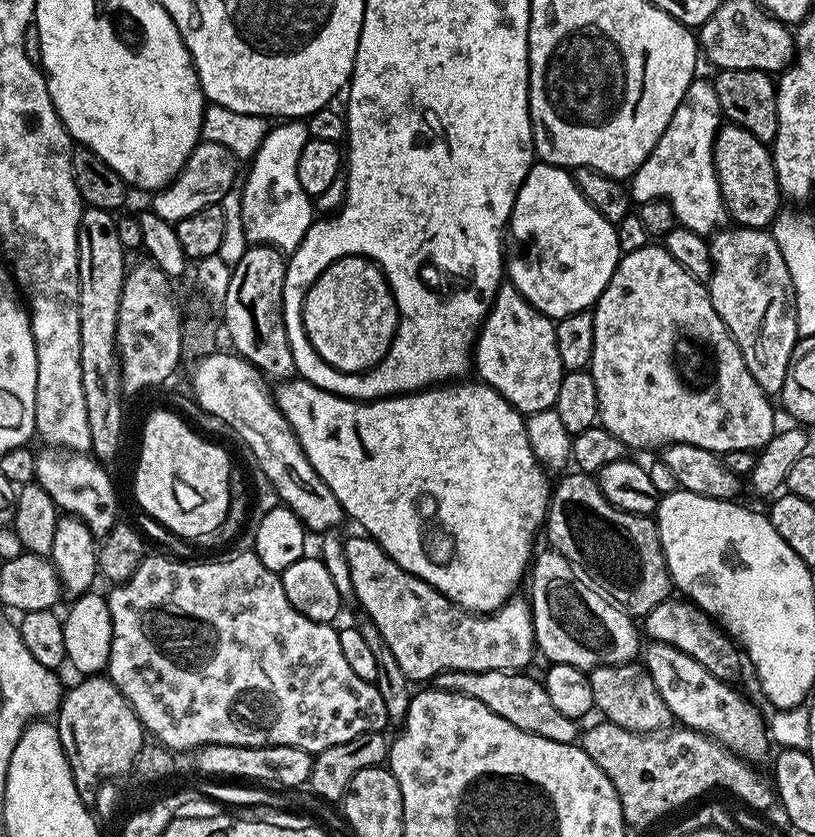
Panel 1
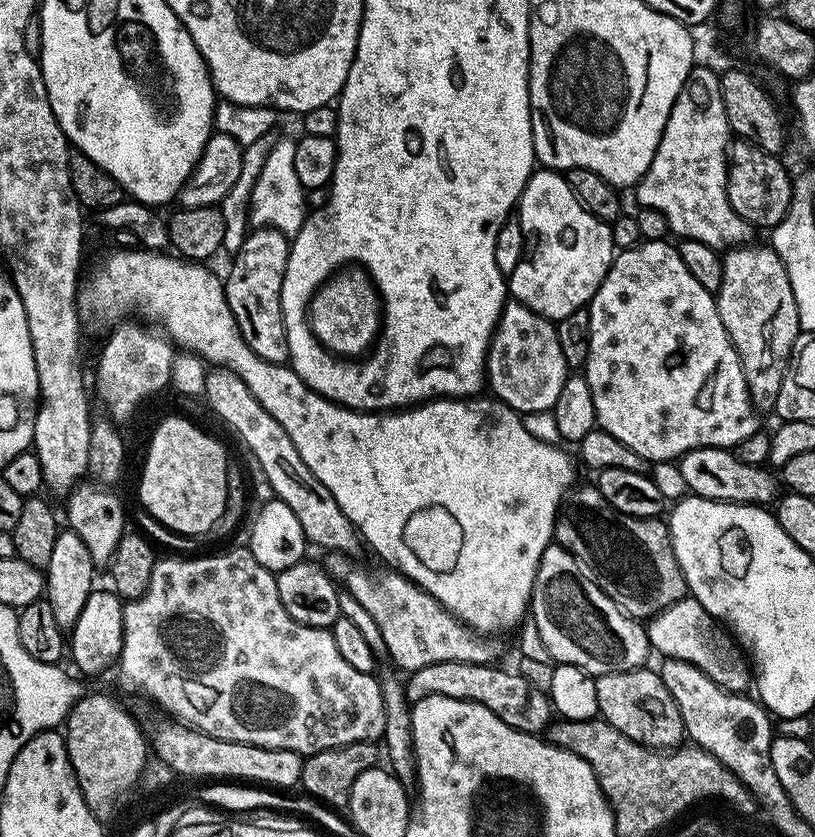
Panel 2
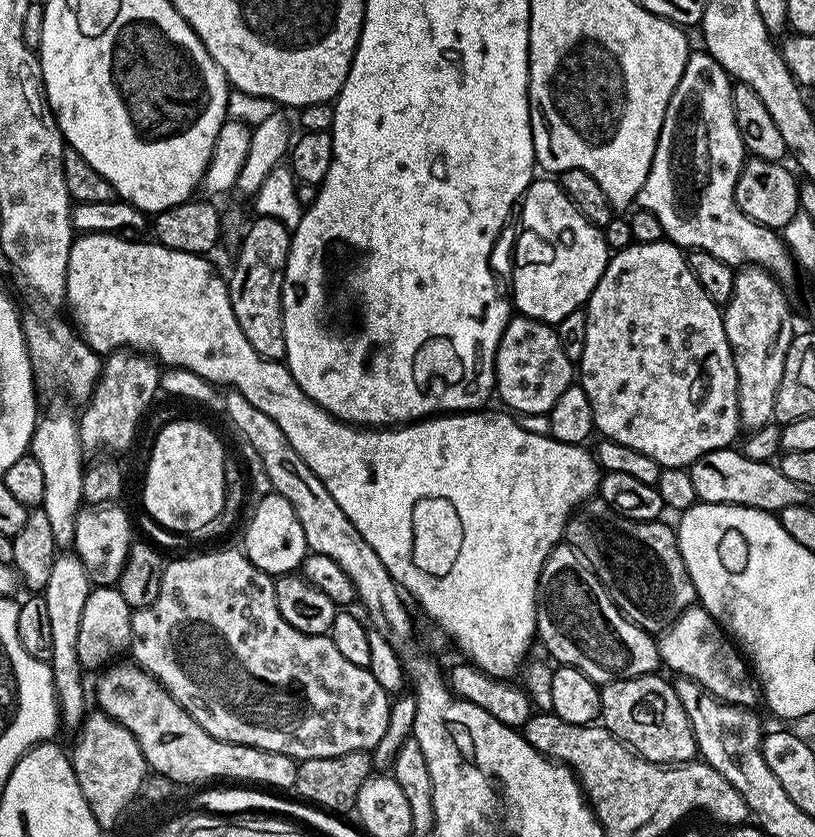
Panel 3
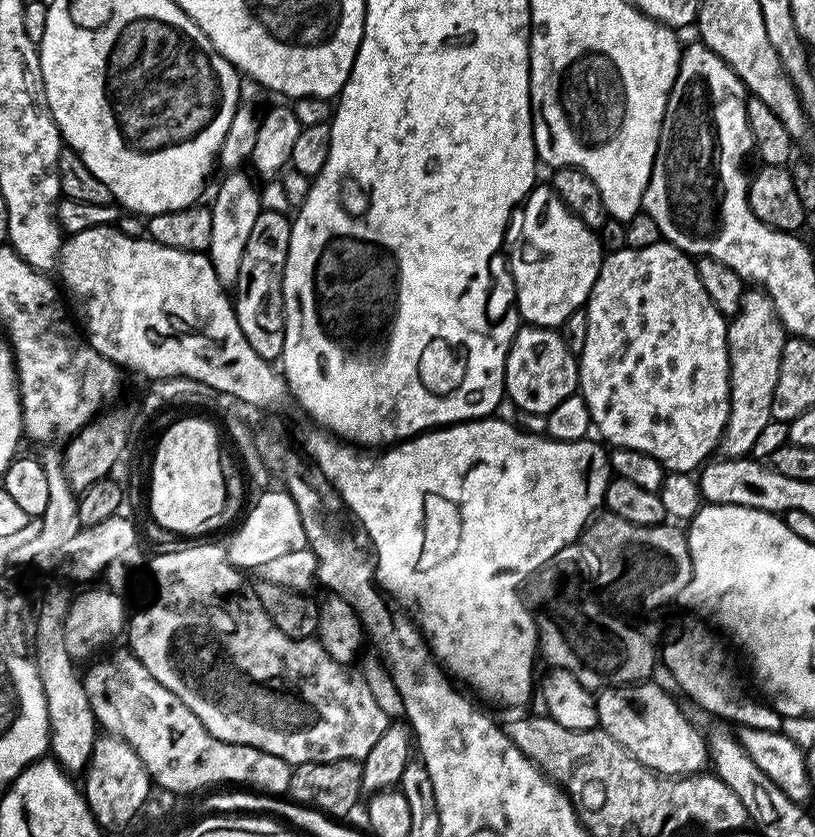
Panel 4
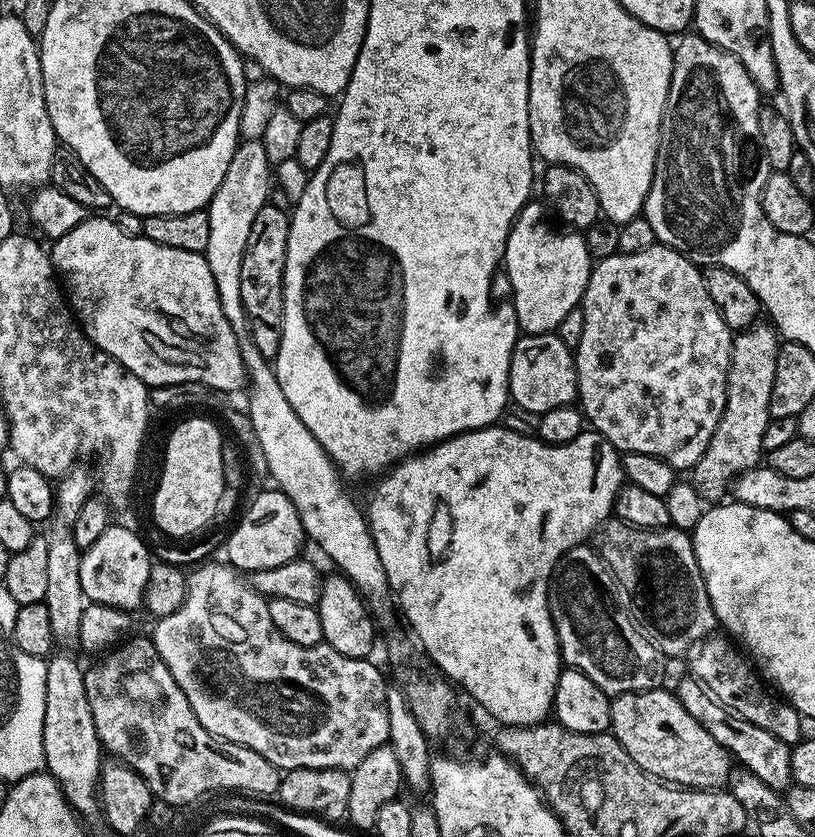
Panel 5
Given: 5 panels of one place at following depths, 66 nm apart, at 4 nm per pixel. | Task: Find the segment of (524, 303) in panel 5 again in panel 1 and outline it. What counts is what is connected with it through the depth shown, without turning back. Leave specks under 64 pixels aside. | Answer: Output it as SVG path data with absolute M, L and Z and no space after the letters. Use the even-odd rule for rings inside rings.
M543 162L533 163L522 186L516 191L510 240L516 245L512 253L509 251L506 256L507 279L541 314L553 318L591 309L606 290L622 255L615 224L602 218L602 214L598 214L598 210L594 210L594 206L582 198L573 173L567 168L559 168L557 164Z

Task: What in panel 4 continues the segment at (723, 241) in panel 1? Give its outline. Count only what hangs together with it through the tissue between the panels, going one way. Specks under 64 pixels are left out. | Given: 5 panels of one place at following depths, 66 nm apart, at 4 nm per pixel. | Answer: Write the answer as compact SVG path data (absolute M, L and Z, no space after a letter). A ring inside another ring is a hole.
M745 291L738 314L728 320L730 414L719 446L725 457L747 457L758 433L765 428L766 422L773 420L770 402L774 402L774 386L778 386L778 365L782 363L785 339L784 327L767 292Z

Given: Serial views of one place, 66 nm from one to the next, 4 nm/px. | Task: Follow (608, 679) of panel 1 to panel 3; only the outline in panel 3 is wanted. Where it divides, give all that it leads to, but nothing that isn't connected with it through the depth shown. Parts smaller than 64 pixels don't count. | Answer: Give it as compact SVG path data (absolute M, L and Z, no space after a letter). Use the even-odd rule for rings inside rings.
M660 674L635 676L629 680L611 680L600 688L600 720L603 727L612 735L627 744L633 752L638 753L655 764L687 764L697 759L696 739L690 718L676 693L675 683L670 679L663 680Z

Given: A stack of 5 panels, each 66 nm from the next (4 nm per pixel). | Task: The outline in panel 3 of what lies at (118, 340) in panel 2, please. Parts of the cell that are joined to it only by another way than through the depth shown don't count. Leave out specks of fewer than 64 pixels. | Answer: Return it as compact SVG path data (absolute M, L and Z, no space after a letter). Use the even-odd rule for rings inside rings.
M113 350L107 353L100 369L100 380L78 416L80 446L85 453L114 454L124 452L136 436L136 427L152 399L161 391L161 365L151 355L135 350Z

